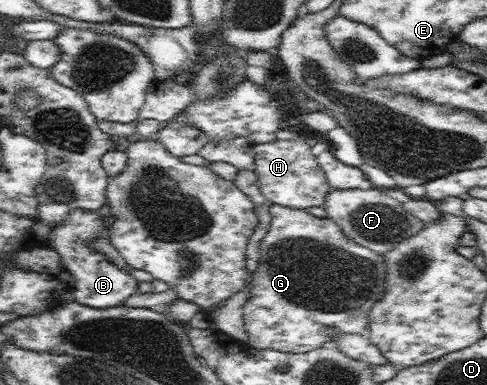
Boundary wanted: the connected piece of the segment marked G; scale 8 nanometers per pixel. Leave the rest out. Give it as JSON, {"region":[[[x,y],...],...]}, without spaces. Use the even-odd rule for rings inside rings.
{"region":[[[274,203],[271,204],[270,213],[272,221],[260,244],[259,264],[250,276],[251,288],[244,306],[247,344],[259,350],[270,348],[301,354],[332,340],[332,336],[326,334],[327,327],[336,328],[336,335],[361,334],[368,330],[368,314],[385,292],[384,255],[351,240],[329,217],[317,218],[305,209],[288,208]]]}

